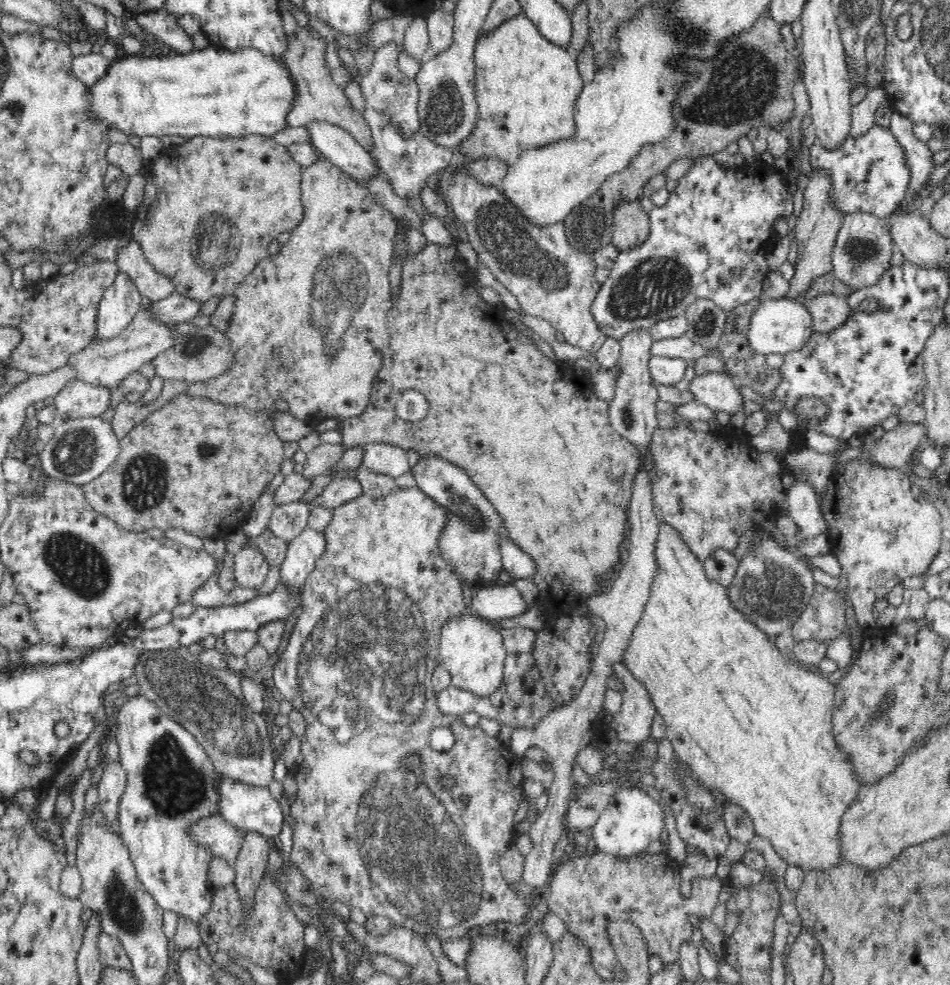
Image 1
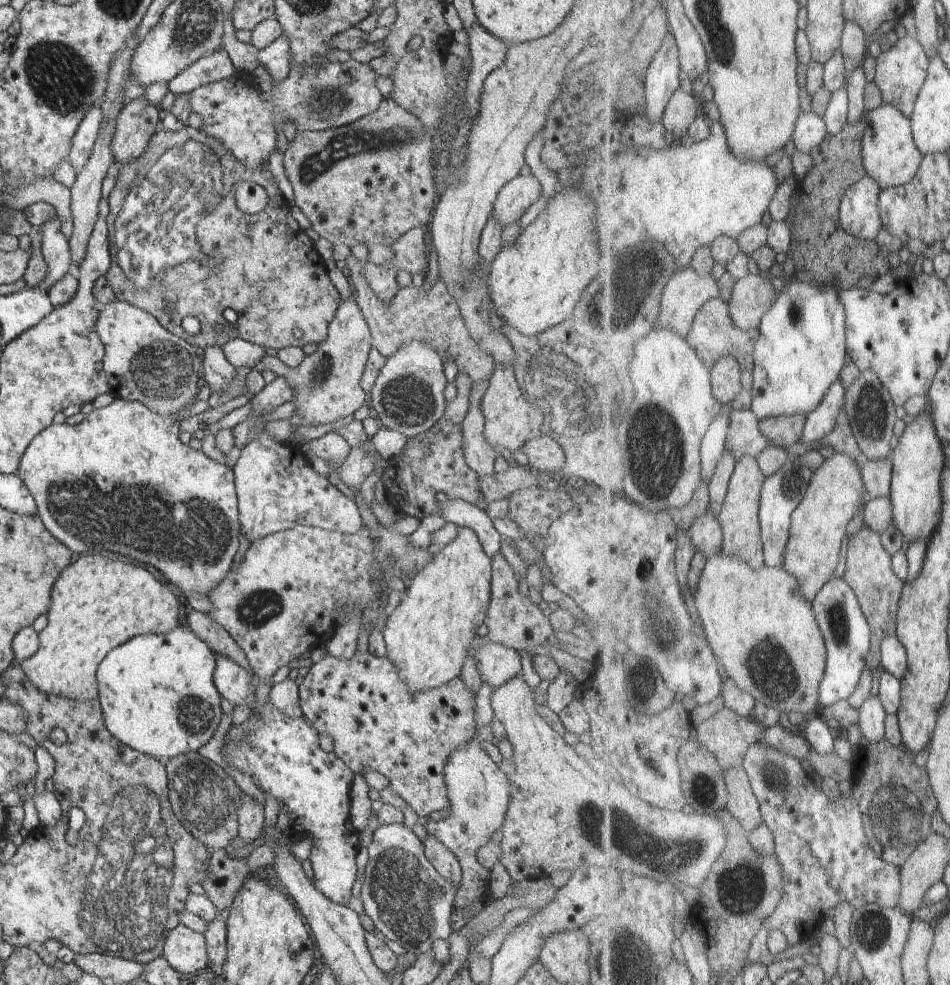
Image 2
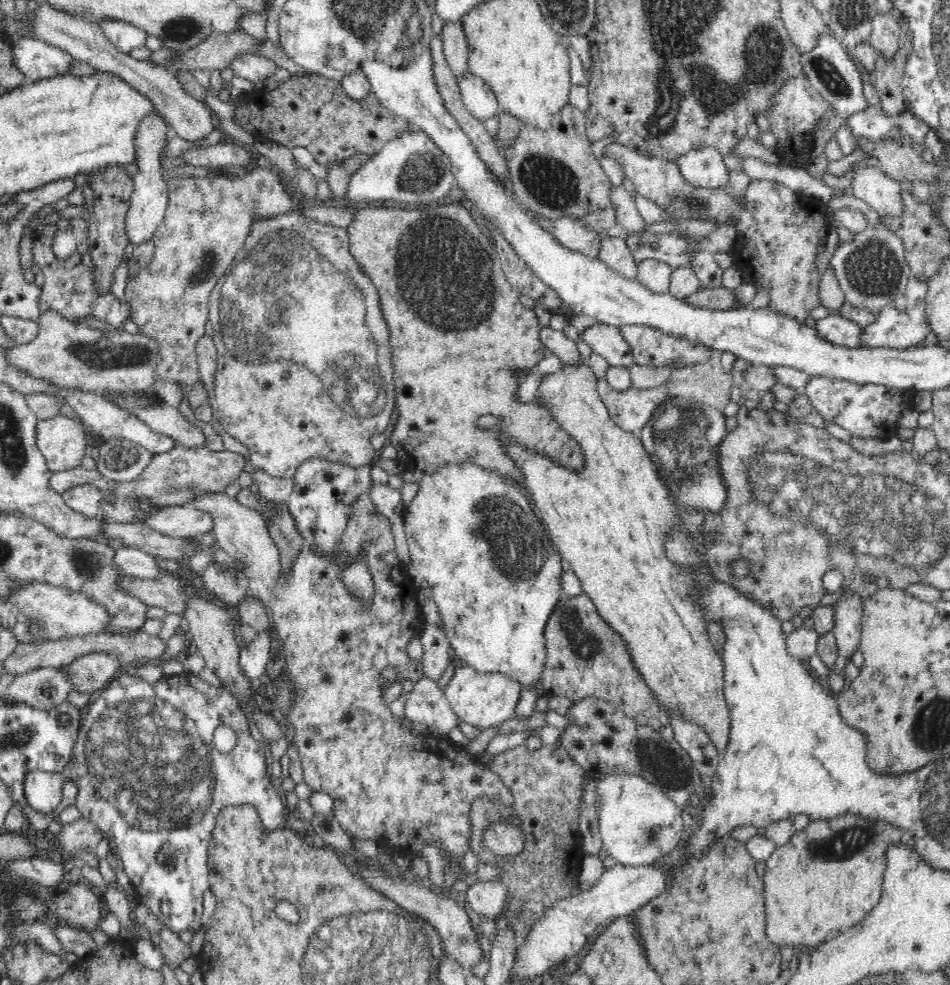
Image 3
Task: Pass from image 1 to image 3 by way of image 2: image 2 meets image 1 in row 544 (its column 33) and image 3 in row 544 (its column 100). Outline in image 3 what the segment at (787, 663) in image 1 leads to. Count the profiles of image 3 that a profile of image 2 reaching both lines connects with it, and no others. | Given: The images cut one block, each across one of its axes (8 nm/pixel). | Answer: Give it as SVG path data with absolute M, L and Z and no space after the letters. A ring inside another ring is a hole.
M560 362L560 368L558 368L558 370L548 372L548 374L545 372L536 390L536 398L538 400L535 404L548 410L553 420L560 426L560 429L564 430L571 438L574 438L574 441L580 446L580 453L583 455L583 466L580 471L572 471L572 469L562 467L558 461L554 461L554 459L548 457L546 454L538 454L535 450L518 446L516 442L504 442L502 451L508 454L509 459L512 460L518 470L522 472L522 476L524 476L524 486L526 486L530 498L536 502L538 516L542 518L547 539L561 556L566 568L576 573L576 576L580 579L583 592L592 599L600 616L602 616L618 634L621 634L622 638L626 639L628 648L631 650L631 654L633 654L632 658L635 665L638 667L640 673L644 675L644 681L646 681L646 684L652 689L658 702L666 709L675 708L675 710L678 710L689 722L694 722L695 726L705 728L711 741L716 745L716 748L721 754L726 744L728 744L728 730L730 730L730 713L728 712L728 707L726 706L723 695L724 674L722 656L721 653L712 647L712 643L710 643L710 639L708 639L708 622L705 622L704 618L702 618L700 607L698 607L698 605L692 601L692 597L690 597L690 584L692 584L690 573L688 573L686 569L680 569L680 567L674 565L672 561L668 561L668 558L664 555L664 551L662 551L667 531L671 528L672 524L678 522L676 505L672 503L666 485L660 481L661 479L658 477L657 467L652 463L652 460L649 459L641 439L635 433L621 430L612 421L609 411L599 396L597 386L598 377L587 363L566 364L565 362Z

